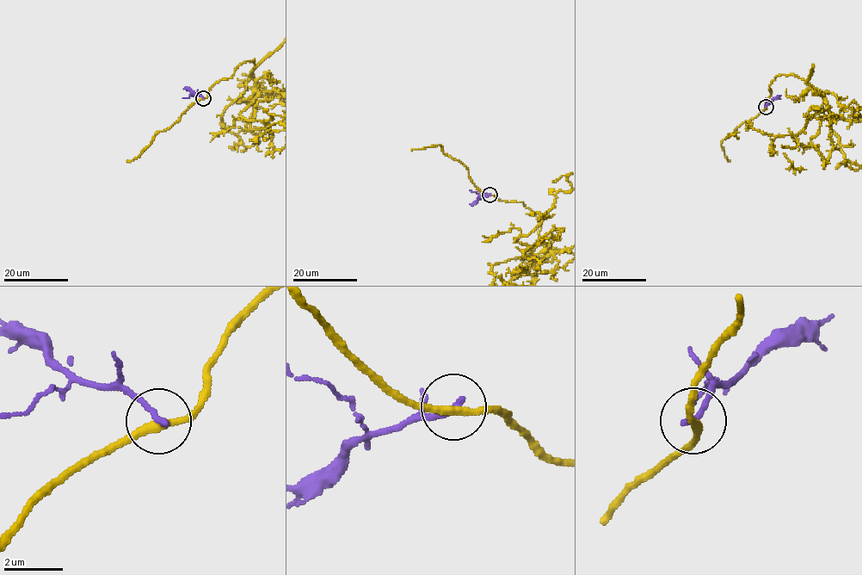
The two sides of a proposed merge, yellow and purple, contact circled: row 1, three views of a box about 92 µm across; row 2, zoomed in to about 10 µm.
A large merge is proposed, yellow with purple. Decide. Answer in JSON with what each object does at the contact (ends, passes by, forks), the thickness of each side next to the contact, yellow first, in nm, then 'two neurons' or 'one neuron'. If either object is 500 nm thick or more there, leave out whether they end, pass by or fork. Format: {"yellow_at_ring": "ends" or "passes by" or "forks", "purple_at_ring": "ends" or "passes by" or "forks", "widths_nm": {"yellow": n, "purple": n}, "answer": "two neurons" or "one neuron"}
{"yellow_at_ring": "passes by", "purple_at_ring": "ends", "widths_nm": {"yellow": 260, "purple": 220}, "answer": "two neurons"}

